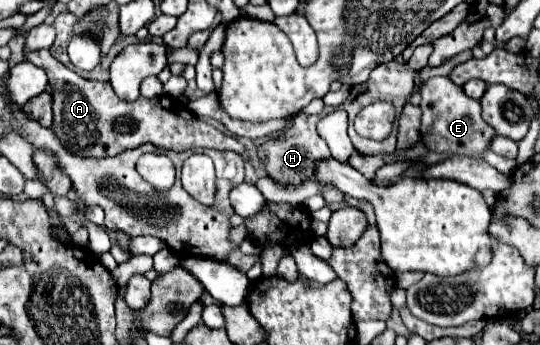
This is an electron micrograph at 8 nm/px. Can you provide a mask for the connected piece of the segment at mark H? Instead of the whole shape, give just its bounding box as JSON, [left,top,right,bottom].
[257,115,329,183]

